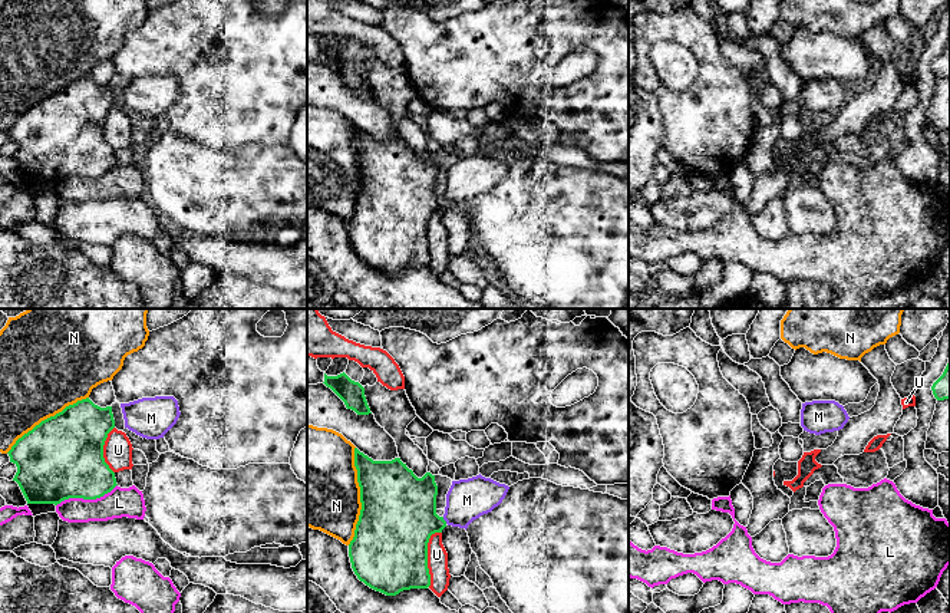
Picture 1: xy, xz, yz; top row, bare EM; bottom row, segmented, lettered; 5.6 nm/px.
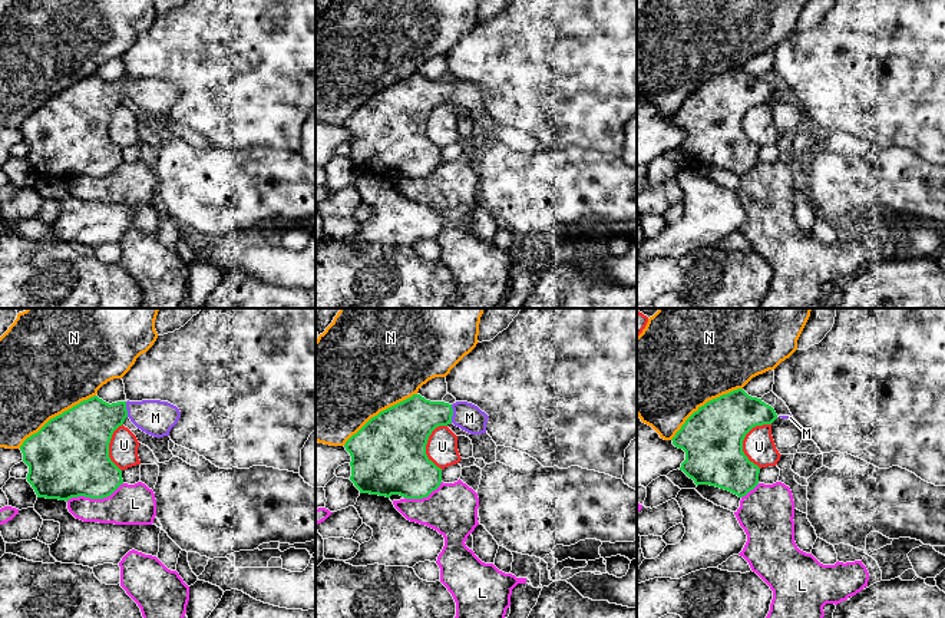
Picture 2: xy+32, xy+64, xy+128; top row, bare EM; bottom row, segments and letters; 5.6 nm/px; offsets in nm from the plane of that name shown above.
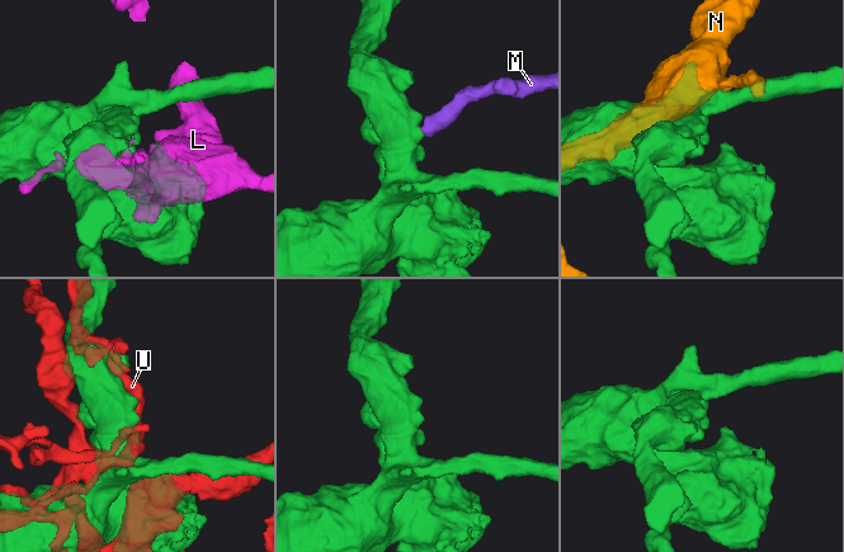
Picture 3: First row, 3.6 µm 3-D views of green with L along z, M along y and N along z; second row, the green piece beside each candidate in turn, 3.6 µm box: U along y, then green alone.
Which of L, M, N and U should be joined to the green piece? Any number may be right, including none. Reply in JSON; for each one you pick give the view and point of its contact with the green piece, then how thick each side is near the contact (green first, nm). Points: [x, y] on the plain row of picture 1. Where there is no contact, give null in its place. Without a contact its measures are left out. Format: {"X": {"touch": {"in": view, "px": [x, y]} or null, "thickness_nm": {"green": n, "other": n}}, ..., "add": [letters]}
{"M": {"touch": {"in": "xz", "px": [444, 198]}, "thickness_nm": {"green": 420, "other": 240}}, "add": ["M"]}

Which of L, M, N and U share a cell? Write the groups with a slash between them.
L / M / N / U

